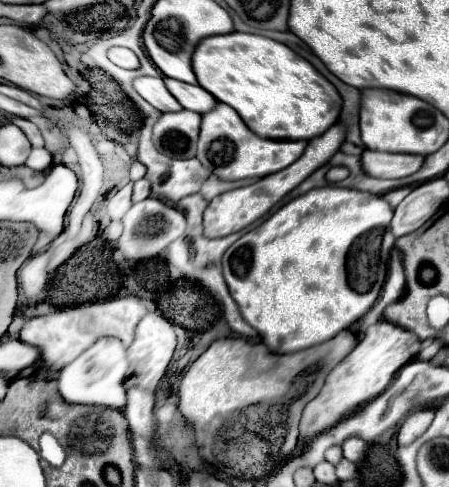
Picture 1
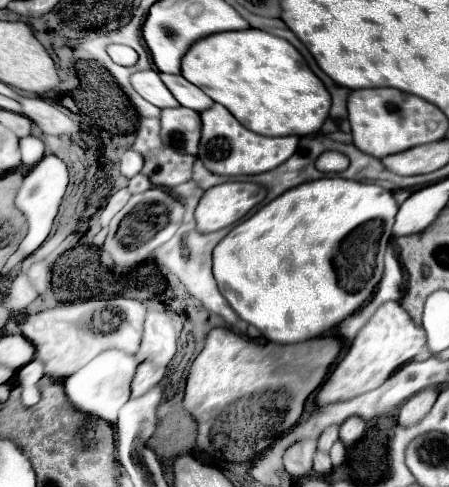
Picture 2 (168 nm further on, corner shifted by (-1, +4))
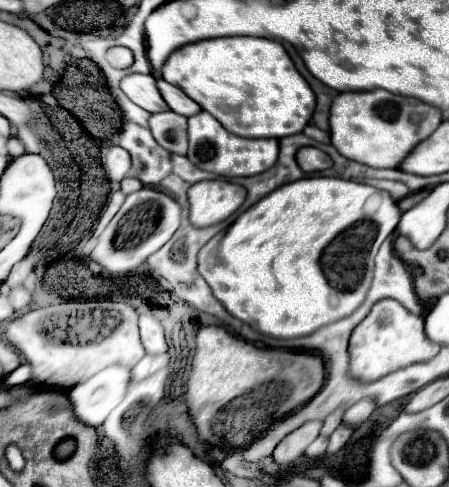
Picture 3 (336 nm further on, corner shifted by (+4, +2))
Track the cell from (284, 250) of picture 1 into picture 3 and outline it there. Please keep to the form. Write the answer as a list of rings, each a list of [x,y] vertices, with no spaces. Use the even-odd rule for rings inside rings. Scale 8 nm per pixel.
[[[307,177],[287,183],[241,213],[229,229],[217,233],[199,251],[199,273],[221,305],[261,335],[275,339],[311,335],[319,327],[351,315],[363,303],[371,287],[373,259],[401,217],[401,209],[389,205],[391,199],[379,197],[389,195],[335,177]]]

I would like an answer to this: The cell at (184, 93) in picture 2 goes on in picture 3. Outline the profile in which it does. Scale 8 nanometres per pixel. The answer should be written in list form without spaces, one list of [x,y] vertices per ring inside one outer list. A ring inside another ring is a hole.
[[[157,79],[157,87],[161,89],[161,95],[167,101],[167,105],[171,107],[171,111],[181,113],[185,117],[191,117],[191,115],[201,113],[201,107],[191,97],[187,97],[179,87],[167,83],[165,79]]]

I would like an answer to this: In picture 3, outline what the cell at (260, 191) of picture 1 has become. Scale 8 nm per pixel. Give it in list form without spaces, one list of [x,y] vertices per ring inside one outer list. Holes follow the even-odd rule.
[[[223,179],[199,181],[189,189],[189,221],[193,227],[211,227],[231,217],[245,201],[247,191]]]

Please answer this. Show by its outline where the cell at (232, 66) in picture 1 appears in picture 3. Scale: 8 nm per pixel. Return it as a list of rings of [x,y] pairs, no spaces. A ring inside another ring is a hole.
[[[223,37],[223,39],[205,39],[193,45],[185,45],[169,55],[161,69],[161,77],[171,85],[183,89],[201,109],[209,111],[225,129],[245,138],[289,137],[301,133],[313,117],[315,97],[309,83],[297,73],[291,57],[279,41],[265,37]]]

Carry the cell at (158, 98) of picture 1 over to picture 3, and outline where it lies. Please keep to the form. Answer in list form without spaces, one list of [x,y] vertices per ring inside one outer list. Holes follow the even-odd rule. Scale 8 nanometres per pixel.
[[[141,73],[127,75],[121,81],[121,89],[135,105],[143,107],[149,113],[159,113],[159,111],[169,109],[169,105],[165,105],[165,99],[161,97],[161,93],[155,85],[153,75],[141,75]]]

